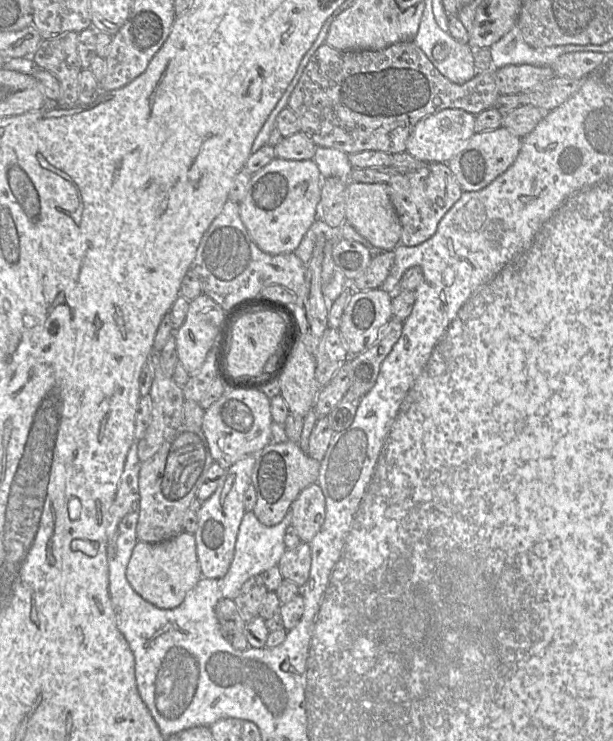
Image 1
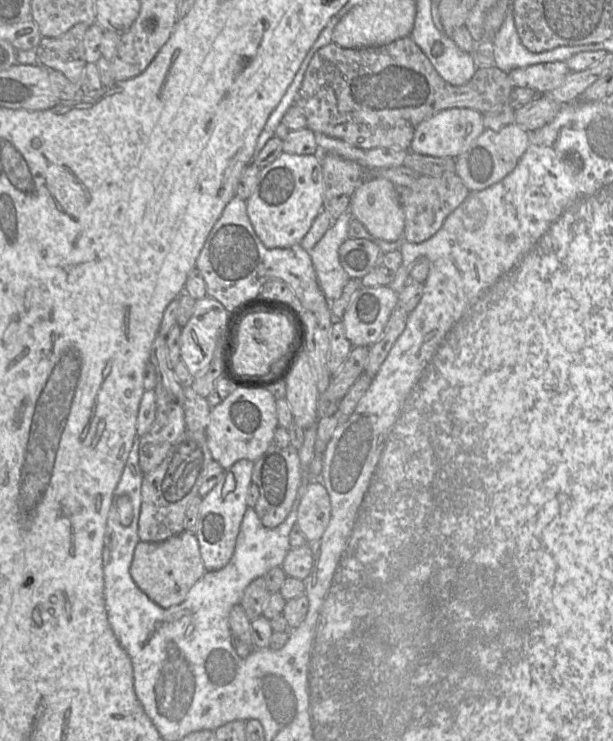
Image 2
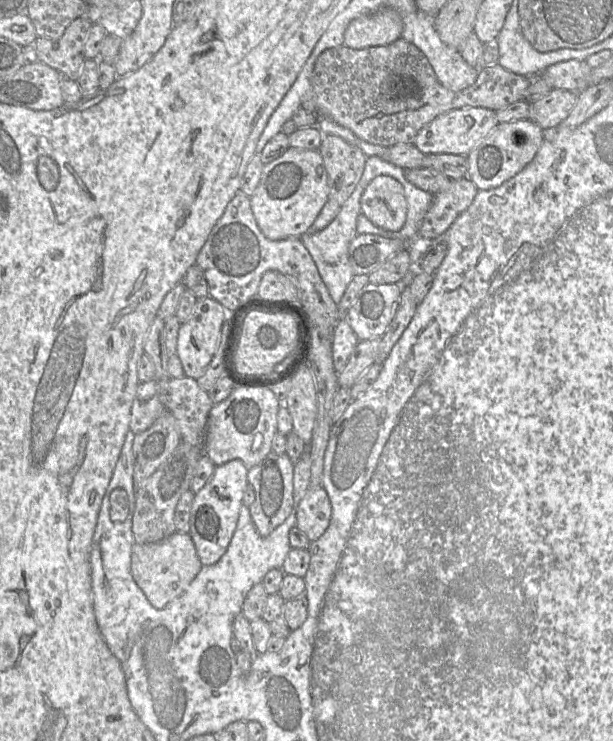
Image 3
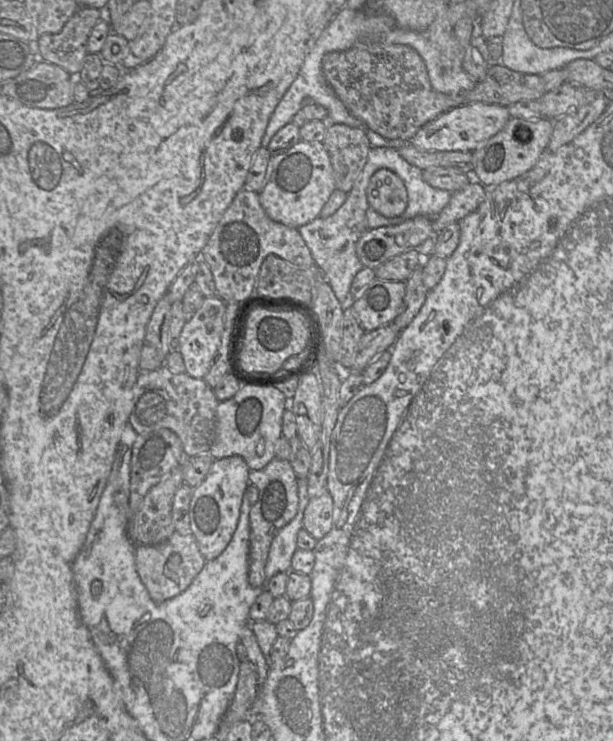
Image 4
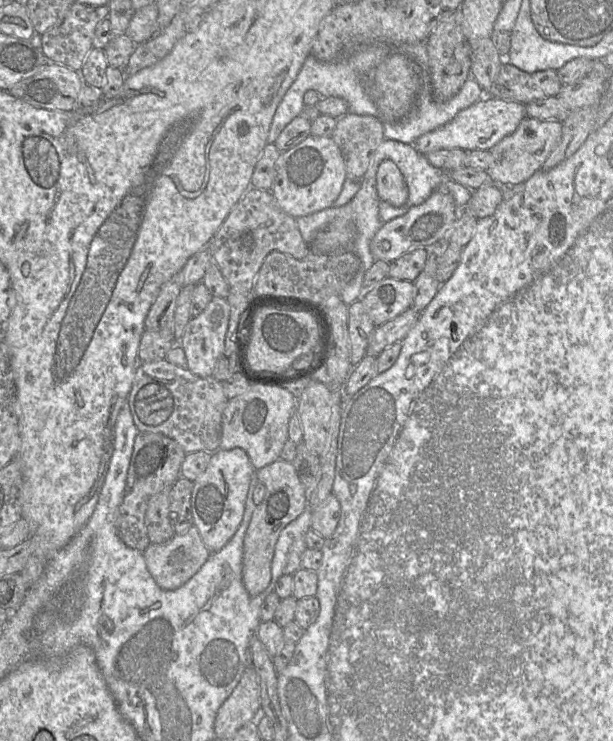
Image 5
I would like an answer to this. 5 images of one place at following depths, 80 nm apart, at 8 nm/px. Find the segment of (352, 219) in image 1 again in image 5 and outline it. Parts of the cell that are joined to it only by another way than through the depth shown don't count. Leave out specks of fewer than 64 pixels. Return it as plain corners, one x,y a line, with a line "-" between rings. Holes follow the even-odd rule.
392,160
380,163
376,174
376,187
380,200
394,207
404,205
408,199
405,179

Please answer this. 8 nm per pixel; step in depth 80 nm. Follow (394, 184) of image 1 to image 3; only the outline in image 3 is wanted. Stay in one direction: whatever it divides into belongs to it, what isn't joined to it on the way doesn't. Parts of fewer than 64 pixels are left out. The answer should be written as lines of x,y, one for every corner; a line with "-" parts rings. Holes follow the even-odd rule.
469,178
450,181
443,190
434,194
433,201
419,228
419,236
435,239
446,233
456,219
472,204
477,192
478,188

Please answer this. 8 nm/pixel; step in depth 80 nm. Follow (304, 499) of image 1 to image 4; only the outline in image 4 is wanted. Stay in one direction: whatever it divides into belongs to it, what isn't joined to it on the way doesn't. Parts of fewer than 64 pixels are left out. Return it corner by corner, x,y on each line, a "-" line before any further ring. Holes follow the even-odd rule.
329,492
310,498
304,511
303,528
316,540
324,538
333,526
334,502

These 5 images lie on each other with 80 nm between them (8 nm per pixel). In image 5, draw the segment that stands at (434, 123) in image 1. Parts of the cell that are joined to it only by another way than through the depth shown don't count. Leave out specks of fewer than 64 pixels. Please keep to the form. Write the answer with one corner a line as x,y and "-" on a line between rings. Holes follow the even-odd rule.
484,96
473,105
458,112
447,124
420,136
413,145
422,155
454,148
466,152
490,150
503,138
512,134
525,117
526,109
524,104

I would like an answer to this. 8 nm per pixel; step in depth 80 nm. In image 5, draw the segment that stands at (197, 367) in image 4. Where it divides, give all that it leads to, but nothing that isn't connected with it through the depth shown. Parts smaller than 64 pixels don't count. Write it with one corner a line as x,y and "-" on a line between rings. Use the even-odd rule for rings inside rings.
212,297
202,313
191,317
186,324
180,346
183,348
188,369
201,378
211,377
215,365
224,350
225,337
229,324
230,307
225,298

